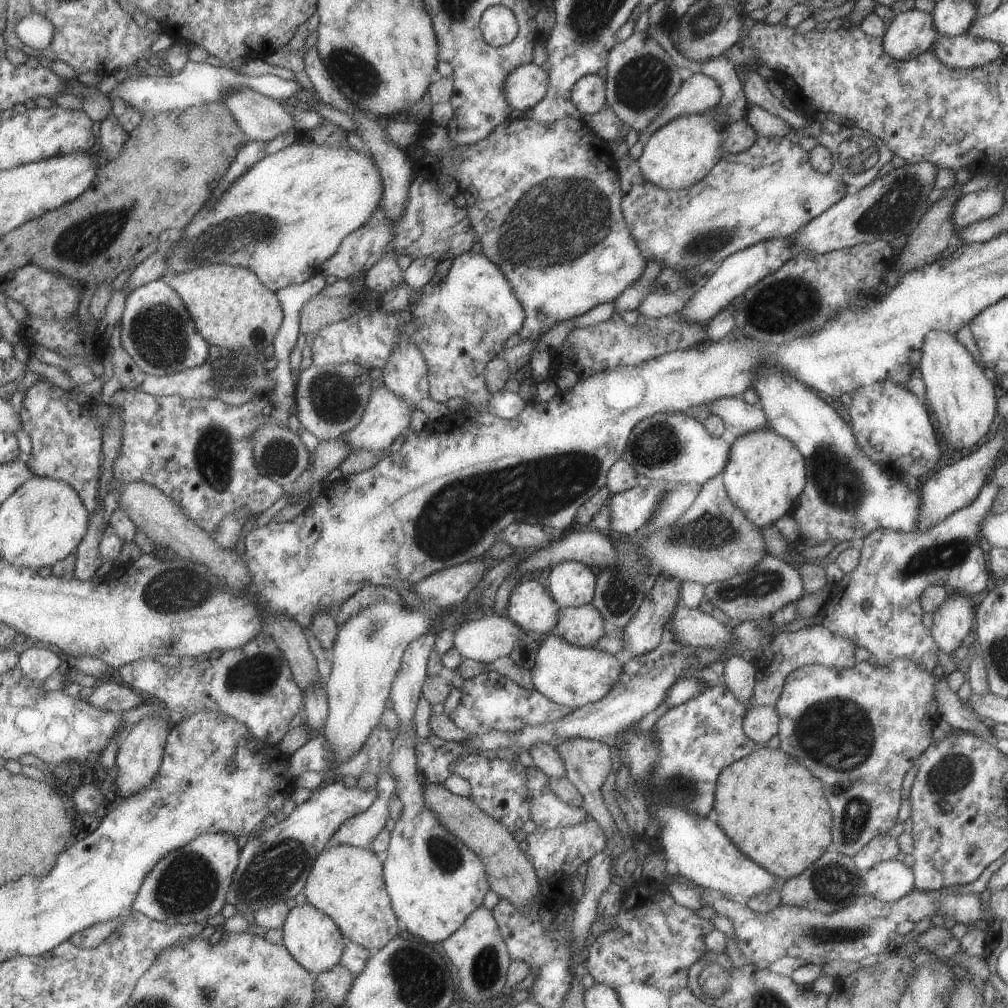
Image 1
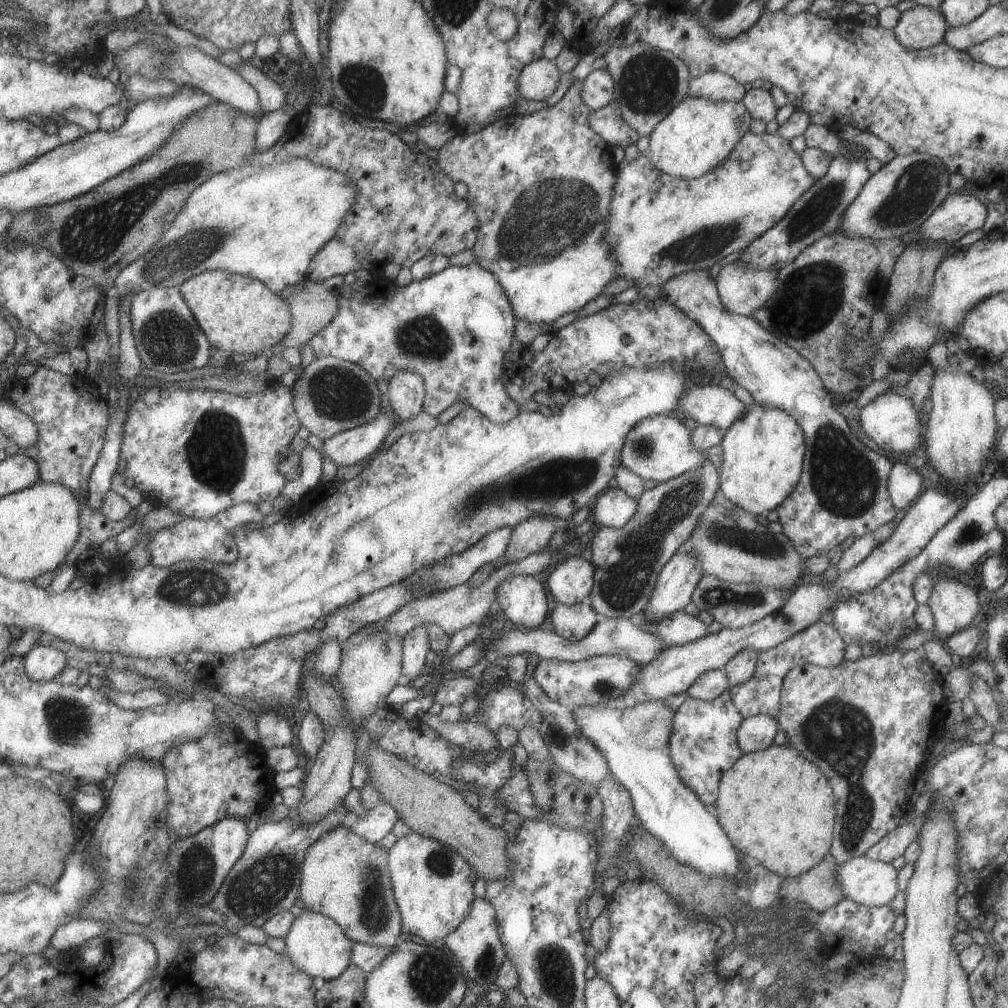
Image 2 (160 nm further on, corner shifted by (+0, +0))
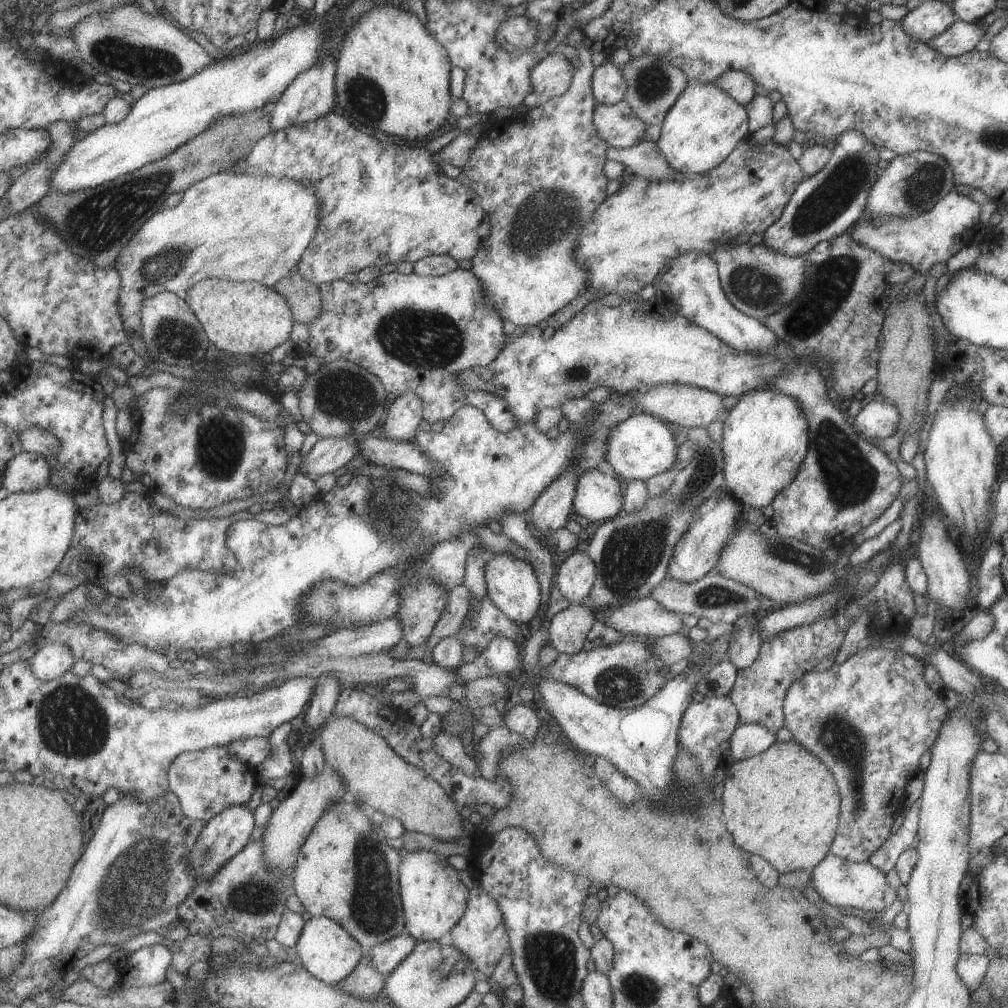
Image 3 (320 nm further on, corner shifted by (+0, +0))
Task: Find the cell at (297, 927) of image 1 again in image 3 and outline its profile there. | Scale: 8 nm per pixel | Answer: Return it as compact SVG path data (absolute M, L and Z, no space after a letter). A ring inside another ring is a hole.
M311 917L304 922L301 934L293 946L297 960L311 976L328 985L339 984L346 976L351 974L360 956L364 953L363 948L350 934L334 920L327 917Z

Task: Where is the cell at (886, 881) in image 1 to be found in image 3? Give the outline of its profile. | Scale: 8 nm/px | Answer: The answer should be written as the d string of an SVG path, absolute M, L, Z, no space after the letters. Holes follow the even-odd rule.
M827 853L819 864L816 864L810 873L810 884L821 900L835 907L851 907L862 911L880 911L896 900L895 890L885 881L885 873L877 870L868 861L854 863L844 861L834 854Z

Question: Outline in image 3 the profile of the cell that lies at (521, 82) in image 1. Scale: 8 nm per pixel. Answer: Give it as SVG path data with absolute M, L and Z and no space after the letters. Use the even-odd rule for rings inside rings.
M559 52L545 55L531 69L532 90L543 100L562 95L569 88L574 68Z

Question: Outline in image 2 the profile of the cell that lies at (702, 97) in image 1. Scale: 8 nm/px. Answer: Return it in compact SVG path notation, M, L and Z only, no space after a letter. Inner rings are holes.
M707 71L688 82L688 96L714 101L740 101L746 89L731 75L719 71Z

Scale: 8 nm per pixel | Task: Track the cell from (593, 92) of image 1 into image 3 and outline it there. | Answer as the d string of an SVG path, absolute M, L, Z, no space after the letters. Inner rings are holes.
M610 61L593 69L590 83L595 102L612 105L624 100L626 82L623 73Z

